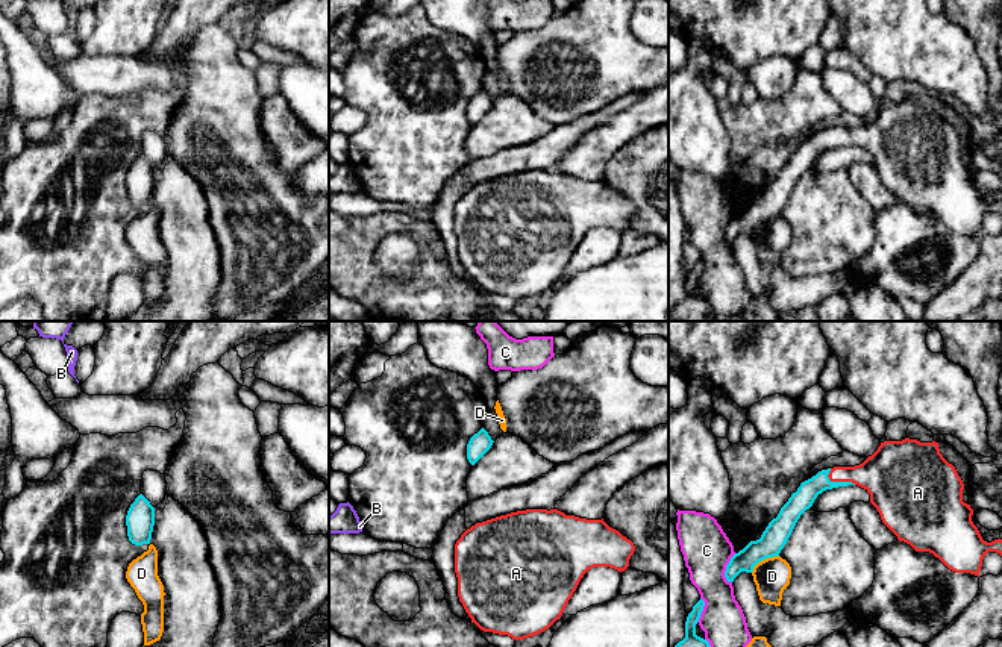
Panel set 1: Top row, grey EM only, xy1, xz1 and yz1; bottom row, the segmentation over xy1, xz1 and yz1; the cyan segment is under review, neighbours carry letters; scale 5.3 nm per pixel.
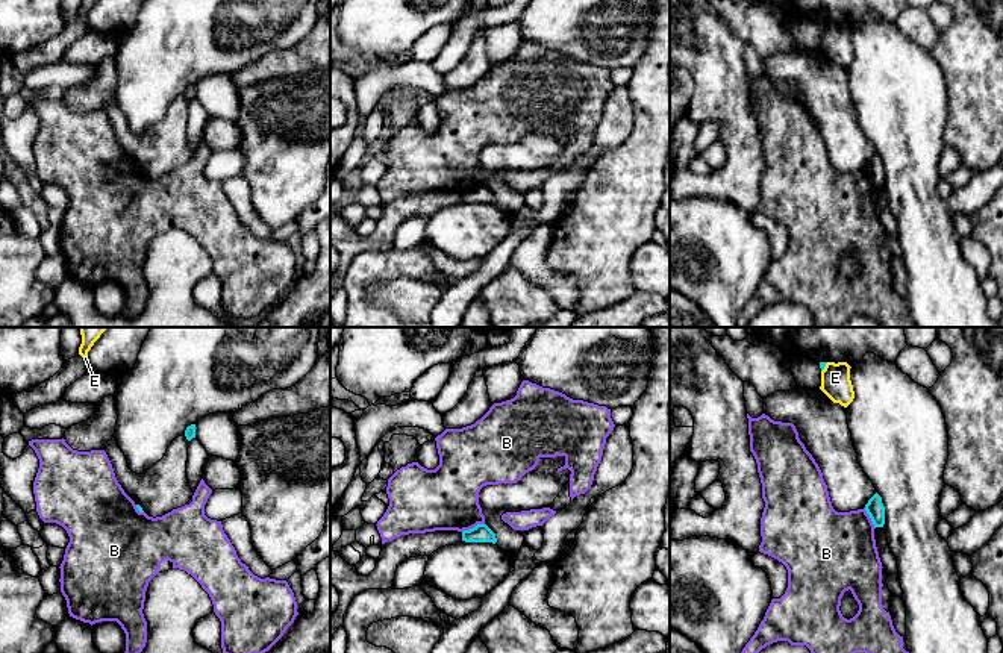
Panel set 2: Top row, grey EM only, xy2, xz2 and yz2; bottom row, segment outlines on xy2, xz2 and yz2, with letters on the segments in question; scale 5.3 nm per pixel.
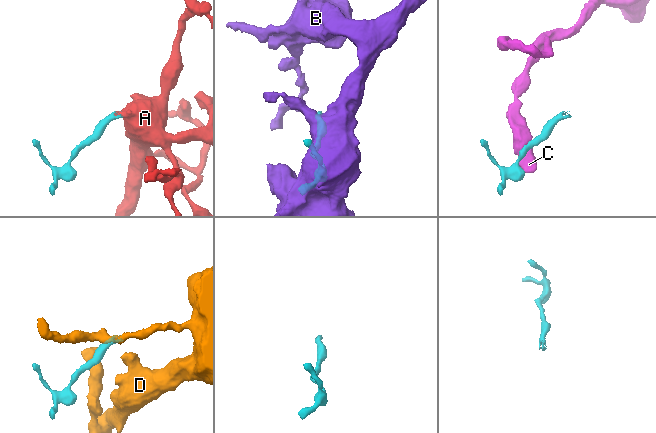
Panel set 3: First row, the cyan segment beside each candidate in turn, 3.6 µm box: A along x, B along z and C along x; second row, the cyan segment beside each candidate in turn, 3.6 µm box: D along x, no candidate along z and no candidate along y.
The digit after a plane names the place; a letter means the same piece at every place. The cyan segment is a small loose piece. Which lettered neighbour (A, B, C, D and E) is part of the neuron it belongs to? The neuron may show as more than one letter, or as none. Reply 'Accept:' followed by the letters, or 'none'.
Accept: A

